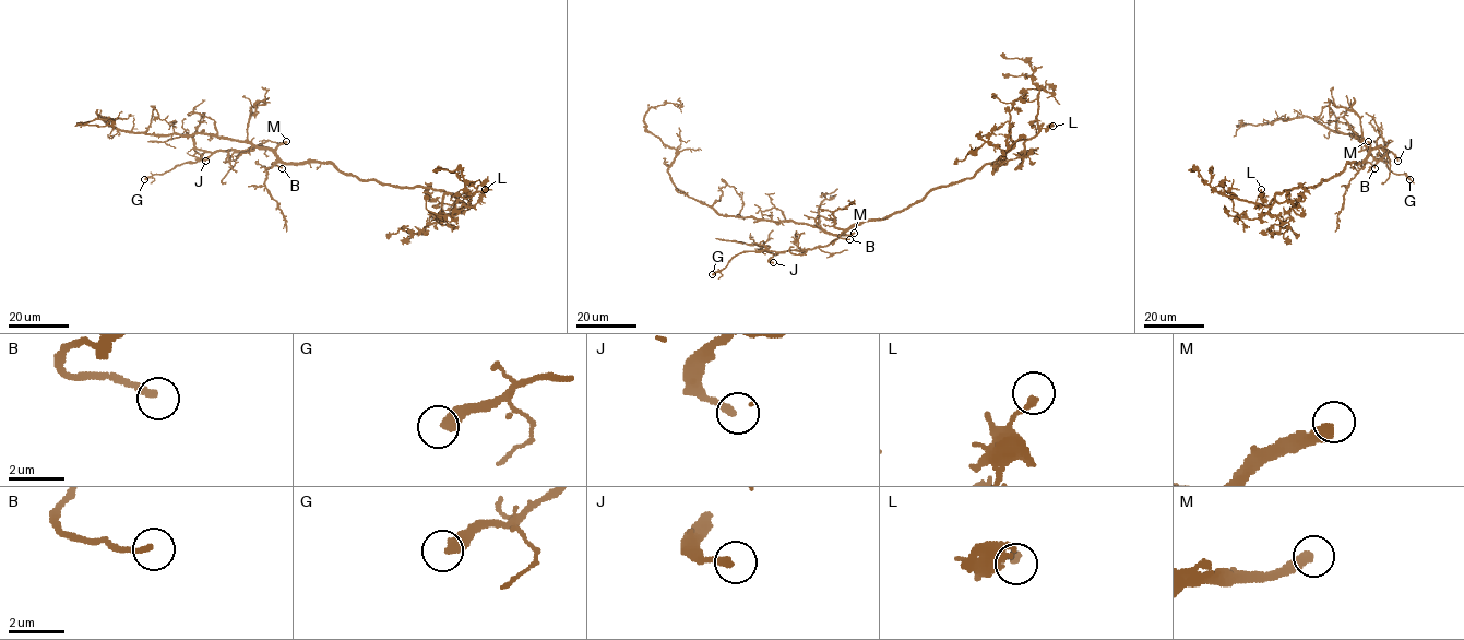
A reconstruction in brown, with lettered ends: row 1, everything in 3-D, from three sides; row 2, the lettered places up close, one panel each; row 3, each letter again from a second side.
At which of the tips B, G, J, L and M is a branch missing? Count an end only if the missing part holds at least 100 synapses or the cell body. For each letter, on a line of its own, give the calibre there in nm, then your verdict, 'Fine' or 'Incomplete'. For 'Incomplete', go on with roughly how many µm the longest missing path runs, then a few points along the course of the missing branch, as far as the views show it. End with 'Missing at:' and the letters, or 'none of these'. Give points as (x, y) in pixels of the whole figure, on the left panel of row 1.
B: Thickness 200 nm. Fine
G: Thickness 440 nm. Fine
J: Thickness 240 nm. Fine
L: Thickness 200 nm. Fine
M: Thickness 340 nm. Incomplete. Missing length about 60 µm. Course of what is missing: (286, 141), (306, 131), (313, 120), (326, 111), (345, 104), (365, 97), (414, 92)
Missing at: M

